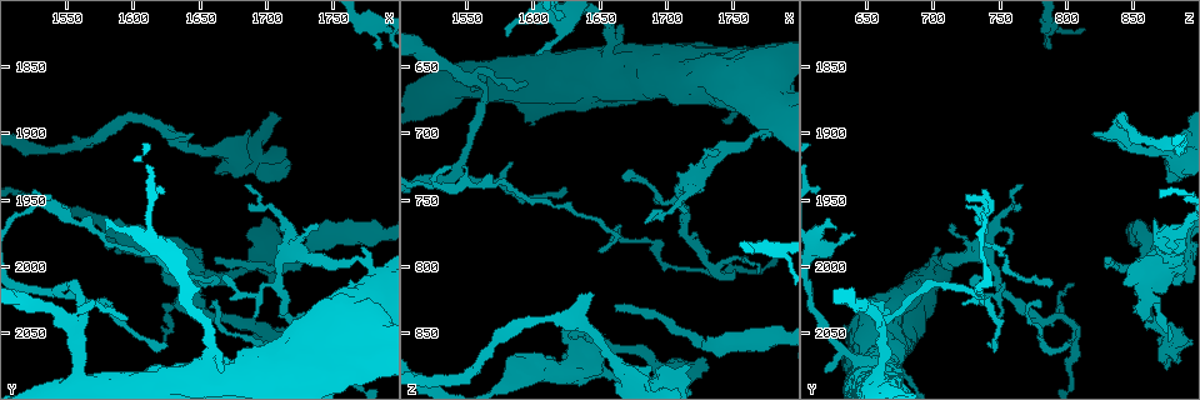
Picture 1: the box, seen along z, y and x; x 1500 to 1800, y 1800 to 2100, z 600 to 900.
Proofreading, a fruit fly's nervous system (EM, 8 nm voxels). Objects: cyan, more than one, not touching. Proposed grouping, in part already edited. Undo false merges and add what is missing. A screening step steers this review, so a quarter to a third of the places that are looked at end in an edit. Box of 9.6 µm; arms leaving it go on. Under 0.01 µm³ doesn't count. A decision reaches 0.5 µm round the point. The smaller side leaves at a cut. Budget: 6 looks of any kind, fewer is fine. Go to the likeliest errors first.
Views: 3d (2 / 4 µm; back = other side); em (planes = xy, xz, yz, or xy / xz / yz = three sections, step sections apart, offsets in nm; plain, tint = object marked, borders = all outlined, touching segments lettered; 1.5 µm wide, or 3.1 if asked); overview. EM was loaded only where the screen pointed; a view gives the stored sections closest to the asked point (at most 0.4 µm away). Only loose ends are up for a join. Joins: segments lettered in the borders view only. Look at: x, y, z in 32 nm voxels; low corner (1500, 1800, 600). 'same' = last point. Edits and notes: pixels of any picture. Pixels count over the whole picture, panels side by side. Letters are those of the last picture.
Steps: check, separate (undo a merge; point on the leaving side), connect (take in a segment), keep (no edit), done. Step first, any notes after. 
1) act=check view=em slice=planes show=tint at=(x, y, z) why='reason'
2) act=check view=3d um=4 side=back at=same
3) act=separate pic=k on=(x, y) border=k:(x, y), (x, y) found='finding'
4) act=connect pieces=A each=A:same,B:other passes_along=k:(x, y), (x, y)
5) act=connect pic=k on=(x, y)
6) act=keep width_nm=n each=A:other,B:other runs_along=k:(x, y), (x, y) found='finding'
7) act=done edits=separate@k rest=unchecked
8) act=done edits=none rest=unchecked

act=check view=em slice=planes show=plain at=(1664, 1996, 830) why='tapers out'

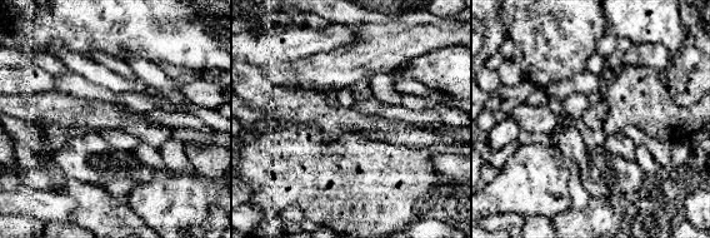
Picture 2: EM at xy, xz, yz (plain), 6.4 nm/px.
act=check view=em slice=planes show=borders at=same

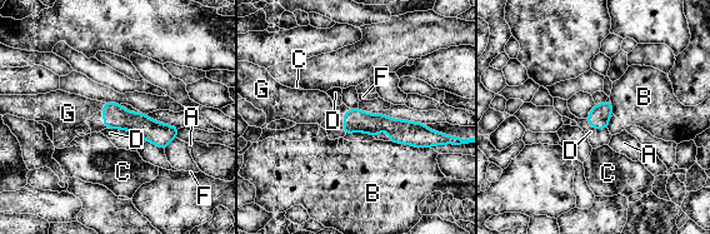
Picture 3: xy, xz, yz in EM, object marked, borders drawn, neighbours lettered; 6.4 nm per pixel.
act=connect pieces=G width_nm=140 each=A:other,B:other,C:other,D:other,F:other,G:same passes_along=3:(355, 120), (346, 111), (309, 106) found='it goes on there'

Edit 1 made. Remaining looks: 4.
act=check view=overview why='redraw'

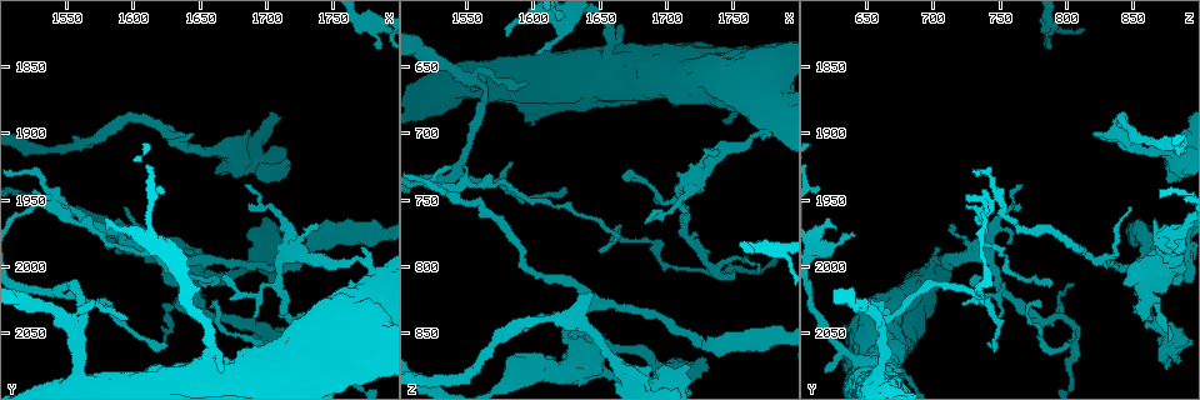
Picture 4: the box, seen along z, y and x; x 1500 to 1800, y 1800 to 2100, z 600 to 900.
act=check view=3d um=2 at=(1604, 1976, 638) why='thin end'

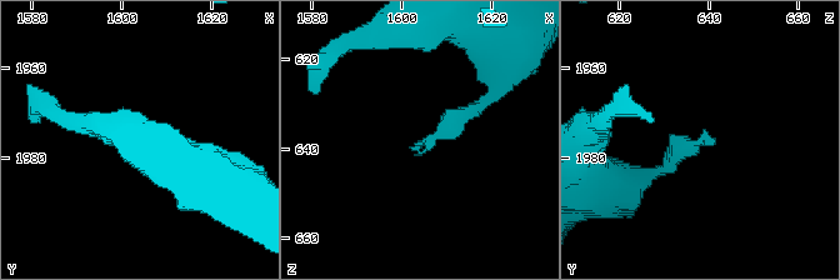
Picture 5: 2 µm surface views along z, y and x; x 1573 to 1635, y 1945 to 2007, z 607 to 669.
act=check view=em slice=planes show=borders at=(1603, 1977, 639) why='now the EM'

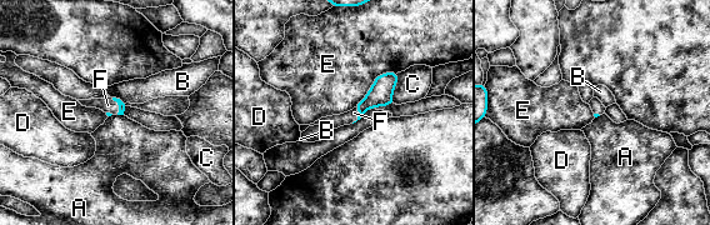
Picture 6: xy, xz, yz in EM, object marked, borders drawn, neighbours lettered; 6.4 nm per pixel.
act=connect pieces=F each=A:other,B:other,C:other,D:other,E:other,F:same found='it goes on there'

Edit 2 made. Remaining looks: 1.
act=check view=em slice=planes show=borders at=(1644, 1900, 820) why='tapers out'

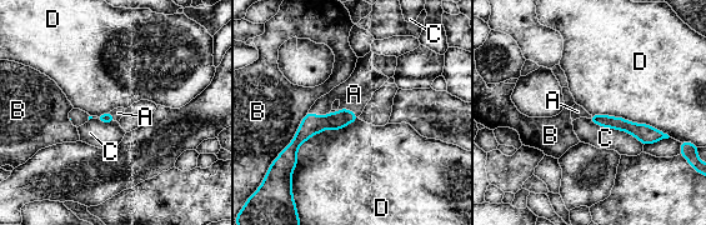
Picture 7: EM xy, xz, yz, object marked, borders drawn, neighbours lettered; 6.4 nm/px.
act=connect pieces=A each=A:same,B:other,C:other,D:other found='the cell continues'

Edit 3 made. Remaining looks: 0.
act=done edits=connect@3,connect@6,connect@7 rest=unchecked

